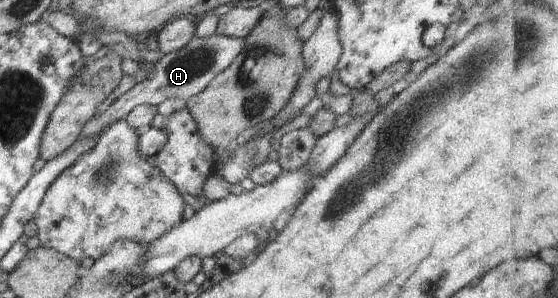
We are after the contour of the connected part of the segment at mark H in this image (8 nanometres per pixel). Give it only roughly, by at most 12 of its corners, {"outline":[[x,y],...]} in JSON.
{"outline":[[215,32],[165,53],[80,138],[99,136],[142,104],[189,100],[241,52]]}

